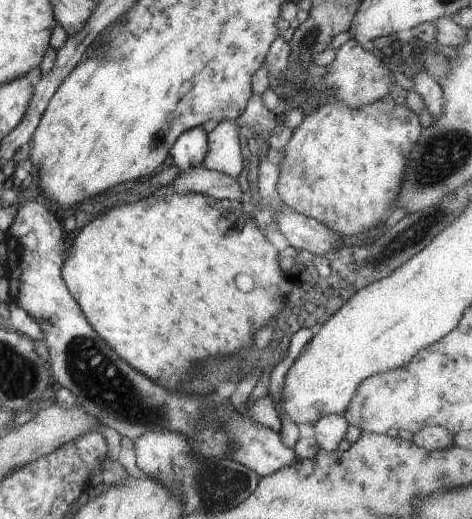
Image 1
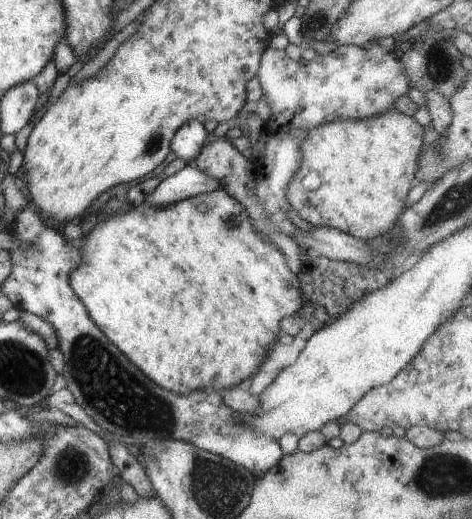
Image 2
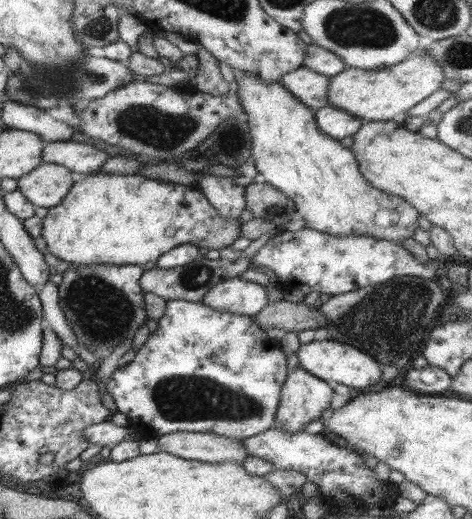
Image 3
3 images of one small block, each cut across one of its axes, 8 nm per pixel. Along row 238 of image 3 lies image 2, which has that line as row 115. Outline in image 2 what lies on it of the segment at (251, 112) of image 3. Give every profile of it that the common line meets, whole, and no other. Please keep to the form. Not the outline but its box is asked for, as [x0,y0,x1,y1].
[286,109,424,241]

